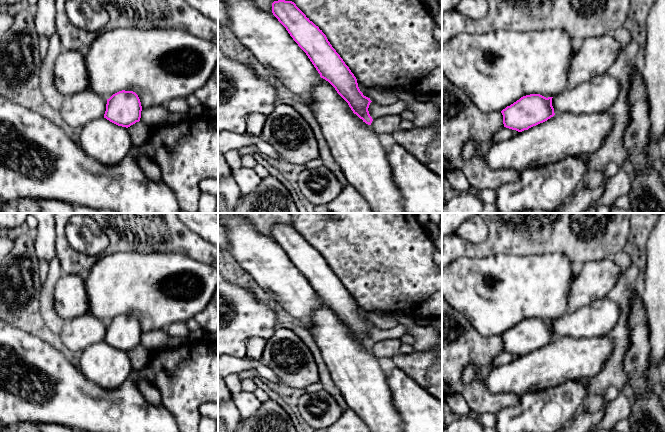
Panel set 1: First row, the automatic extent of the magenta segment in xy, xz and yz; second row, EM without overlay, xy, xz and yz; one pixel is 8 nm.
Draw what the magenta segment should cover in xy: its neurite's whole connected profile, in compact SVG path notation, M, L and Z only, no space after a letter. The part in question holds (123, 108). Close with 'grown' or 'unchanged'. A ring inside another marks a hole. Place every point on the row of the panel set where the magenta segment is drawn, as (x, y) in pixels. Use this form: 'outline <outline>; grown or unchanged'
outline M119 91L107 99L104 118L110 122L130 127L140 121L142 106L138 95L133 91Z; unchanged

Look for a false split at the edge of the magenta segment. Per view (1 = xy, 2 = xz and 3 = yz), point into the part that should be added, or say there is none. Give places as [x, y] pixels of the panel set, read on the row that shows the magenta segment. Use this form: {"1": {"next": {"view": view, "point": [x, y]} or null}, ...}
{"1": {"next": null}, "2": {"next": null}, "3": {"next": null}}

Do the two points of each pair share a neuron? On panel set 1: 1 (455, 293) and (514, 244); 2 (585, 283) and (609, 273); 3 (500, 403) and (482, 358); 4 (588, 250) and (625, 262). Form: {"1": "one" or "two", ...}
{"1": "two", "2": "one", "3": "one", "4": "two"}

